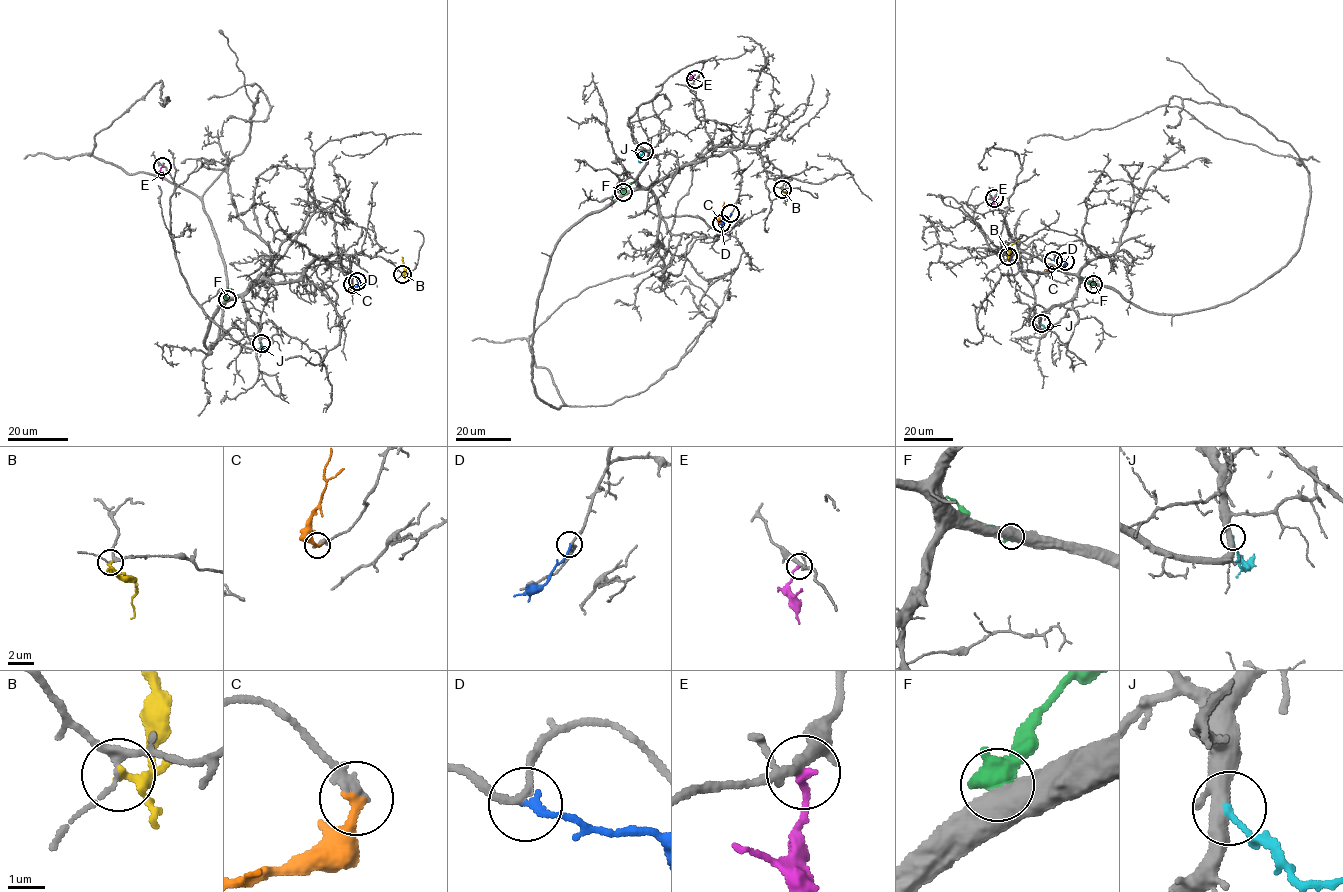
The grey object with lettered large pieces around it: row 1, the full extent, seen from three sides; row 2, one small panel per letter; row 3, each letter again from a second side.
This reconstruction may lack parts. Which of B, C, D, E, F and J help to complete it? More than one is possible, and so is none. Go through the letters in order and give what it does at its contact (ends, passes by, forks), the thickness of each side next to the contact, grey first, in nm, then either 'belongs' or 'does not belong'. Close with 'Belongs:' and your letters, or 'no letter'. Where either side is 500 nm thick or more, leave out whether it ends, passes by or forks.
B: it forks there; 150 nm thick on the grey side, 150 nm on the other; does not belong
C: it ends there; 340 nm thick on the grey side, 280 nm on the other; does not belong
D: it ends there; 180 nm thick on the grey side, 200 nm on the other; does not belong
E: it ends there; 240 nm thick on the grey side, 220 nm on the other; does not belong
F: 750 nm thick on the grey side, 650 nm on the other; does not belong
J: it ends there; 360 nm thick on the grey side, 170 nm on the other; does not belong
Belongs: no letter

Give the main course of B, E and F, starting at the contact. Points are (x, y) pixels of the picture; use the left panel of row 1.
B: (402, 274), (405, 272), (402, 256)
E: (162, 166), (160, 176), (162, 180)
F: (227, 299), (228, 287)

